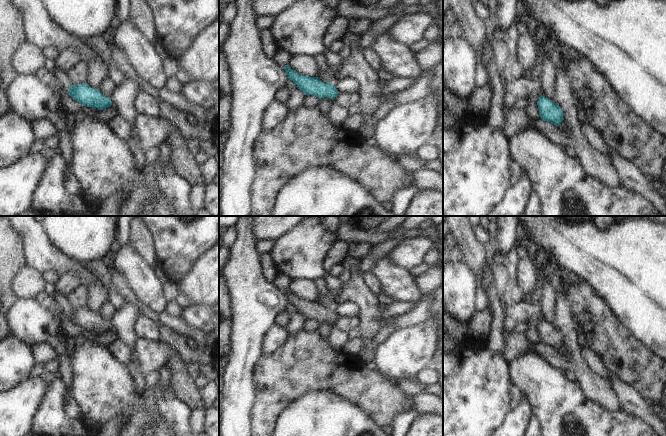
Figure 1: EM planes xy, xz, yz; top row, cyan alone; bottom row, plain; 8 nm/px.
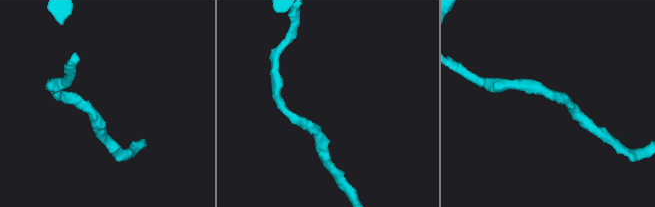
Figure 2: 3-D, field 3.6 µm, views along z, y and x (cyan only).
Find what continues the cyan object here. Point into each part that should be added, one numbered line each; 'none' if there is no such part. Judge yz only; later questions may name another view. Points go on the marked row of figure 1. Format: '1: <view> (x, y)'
none

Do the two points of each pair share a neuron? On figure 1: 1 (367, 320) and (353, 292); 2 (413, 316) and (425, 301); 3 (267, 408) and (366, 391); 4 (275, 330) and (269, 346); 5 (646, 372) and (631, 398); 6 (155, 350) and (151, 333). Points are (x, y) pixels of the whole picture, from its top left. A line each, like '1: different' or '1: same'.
1: same
2: same
3: same
4: same
5: different
6: different

